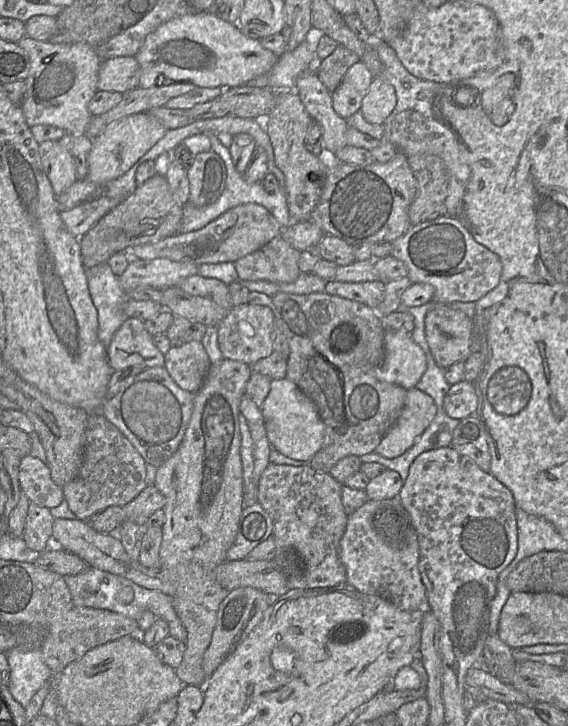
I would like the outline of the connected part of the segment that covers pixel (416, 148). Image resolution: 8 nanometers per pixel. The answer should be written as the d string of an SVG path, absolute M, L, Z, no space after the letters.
M407 110L400 114L391 114L383 124L385 141L392 144L399 153L404 154L407 158L417 154L432 154L441 158L449 172L450 179L445 201L447 216L456 217L460 211L463 196L465 193L464 182L469 179L469 169L465 162L460 159L460 139L455 135L448 126L442 124L436 119L426 119L417 111Z

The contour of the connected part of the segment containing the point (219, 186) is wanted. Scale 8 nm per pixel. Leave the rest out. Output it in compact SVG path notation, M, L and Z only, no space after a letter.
M212 150L193 157L193 163L186 172L189 180L188 203L195 207L213 204L226 185L225 164Z

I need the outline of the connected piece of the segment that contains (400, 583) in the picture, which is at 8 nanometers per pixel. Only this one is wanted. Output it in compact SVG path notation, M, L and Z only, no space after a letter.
M399 497L369 499L349 514L339 544L339 557L346 570L346 583L359 592L380 597L408 612L421 612L427 607L426 588L418 568L416 530Z

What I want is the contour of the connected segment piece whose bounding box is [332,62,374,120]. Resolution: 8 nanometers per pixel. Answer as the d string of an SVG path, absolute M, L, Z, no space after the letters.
M362 62L348 69L341 84L332 93L333 108L340 117L347 120L361 109L362 100L373 78L373 74Z

